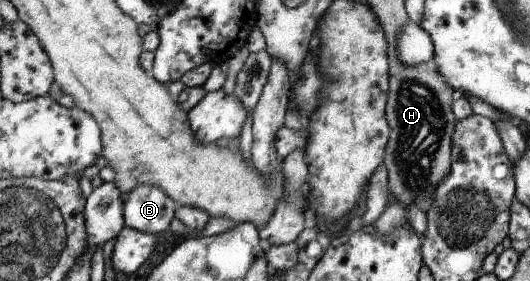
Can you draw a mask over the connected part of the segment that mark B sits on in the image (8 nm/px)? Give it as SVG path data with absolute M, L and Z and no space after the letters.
M138 184L124 196L121 207L124 227L154 235L168 228L177 205L160 188Z

